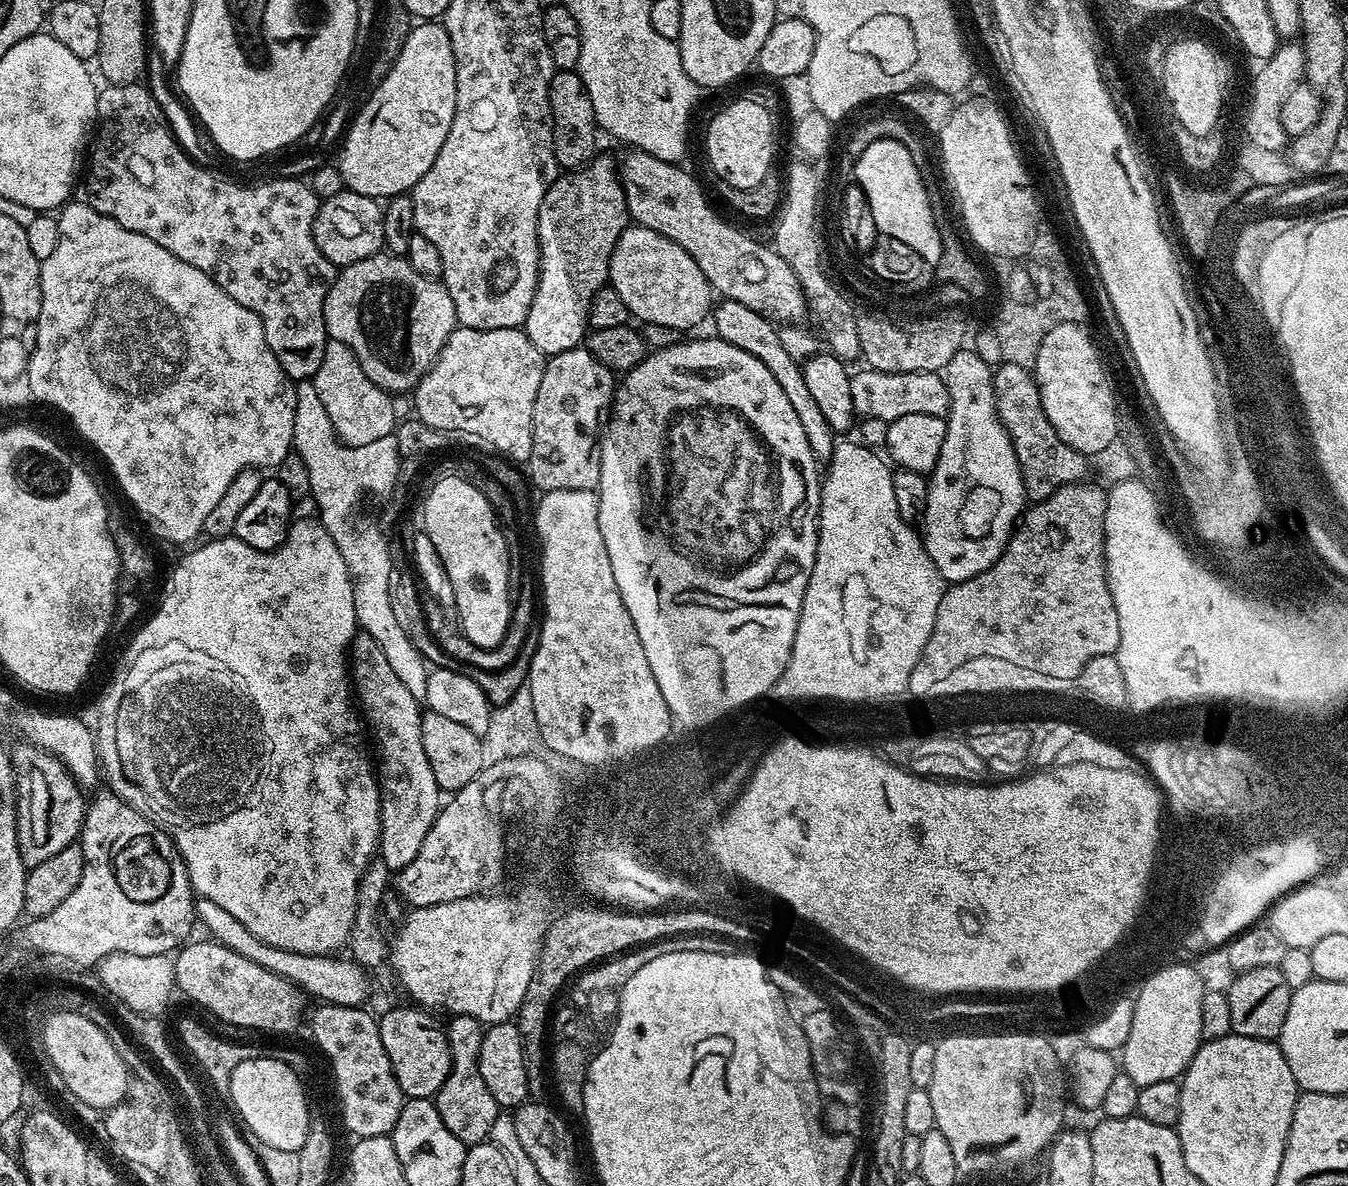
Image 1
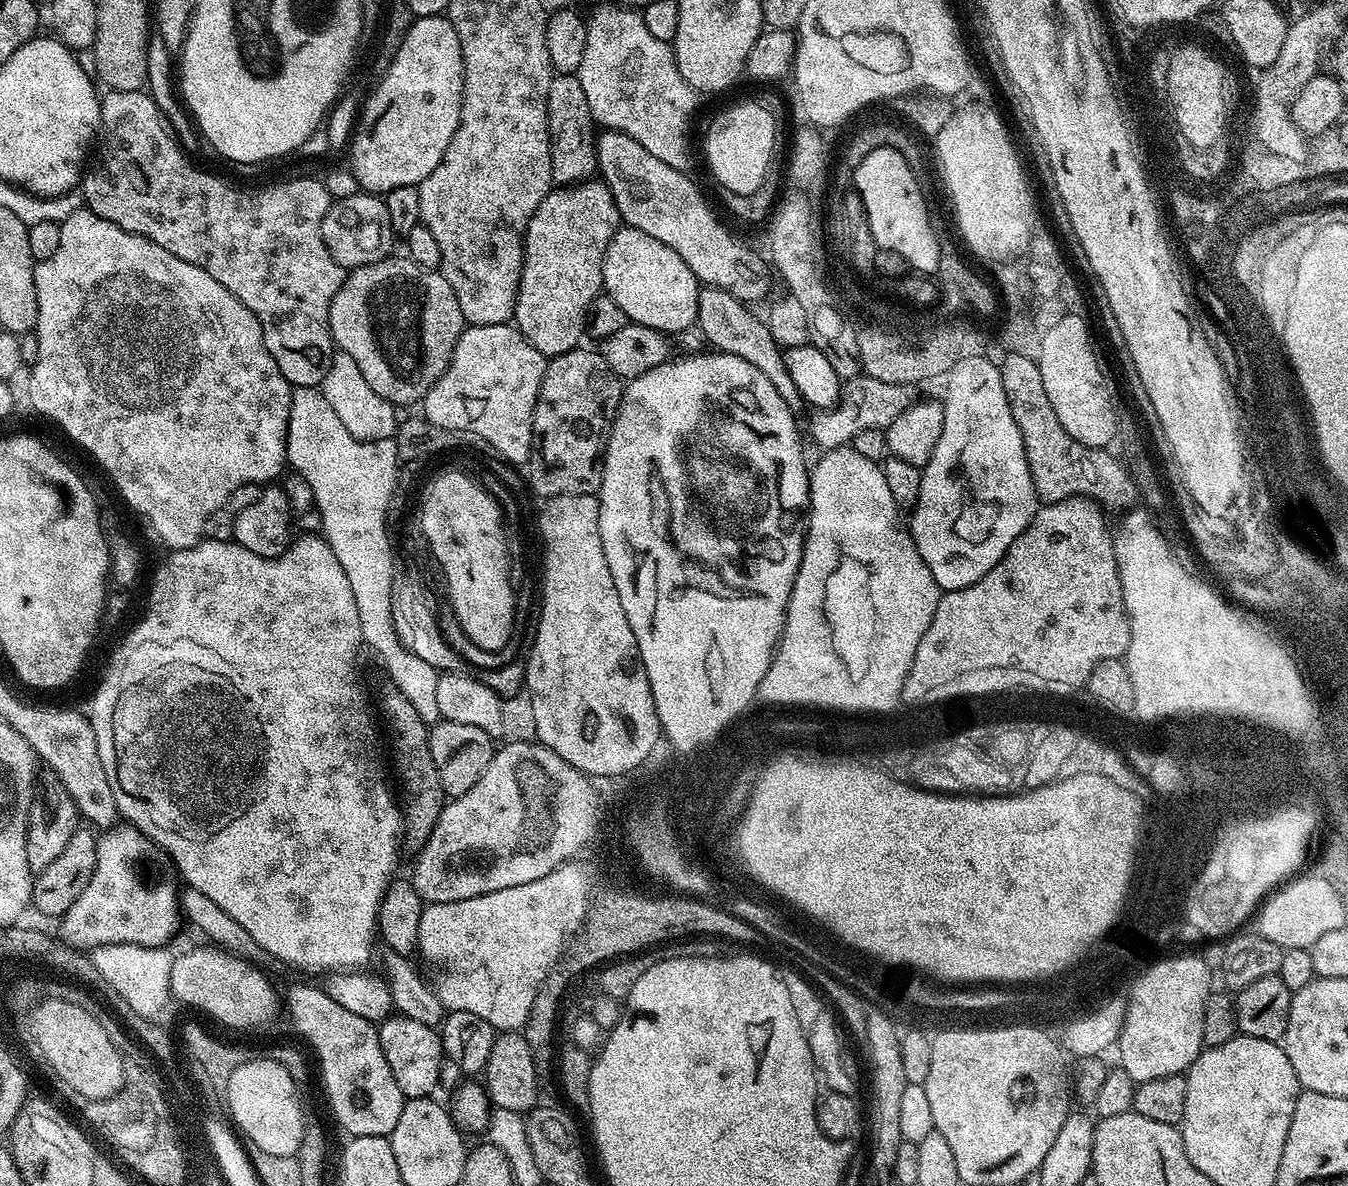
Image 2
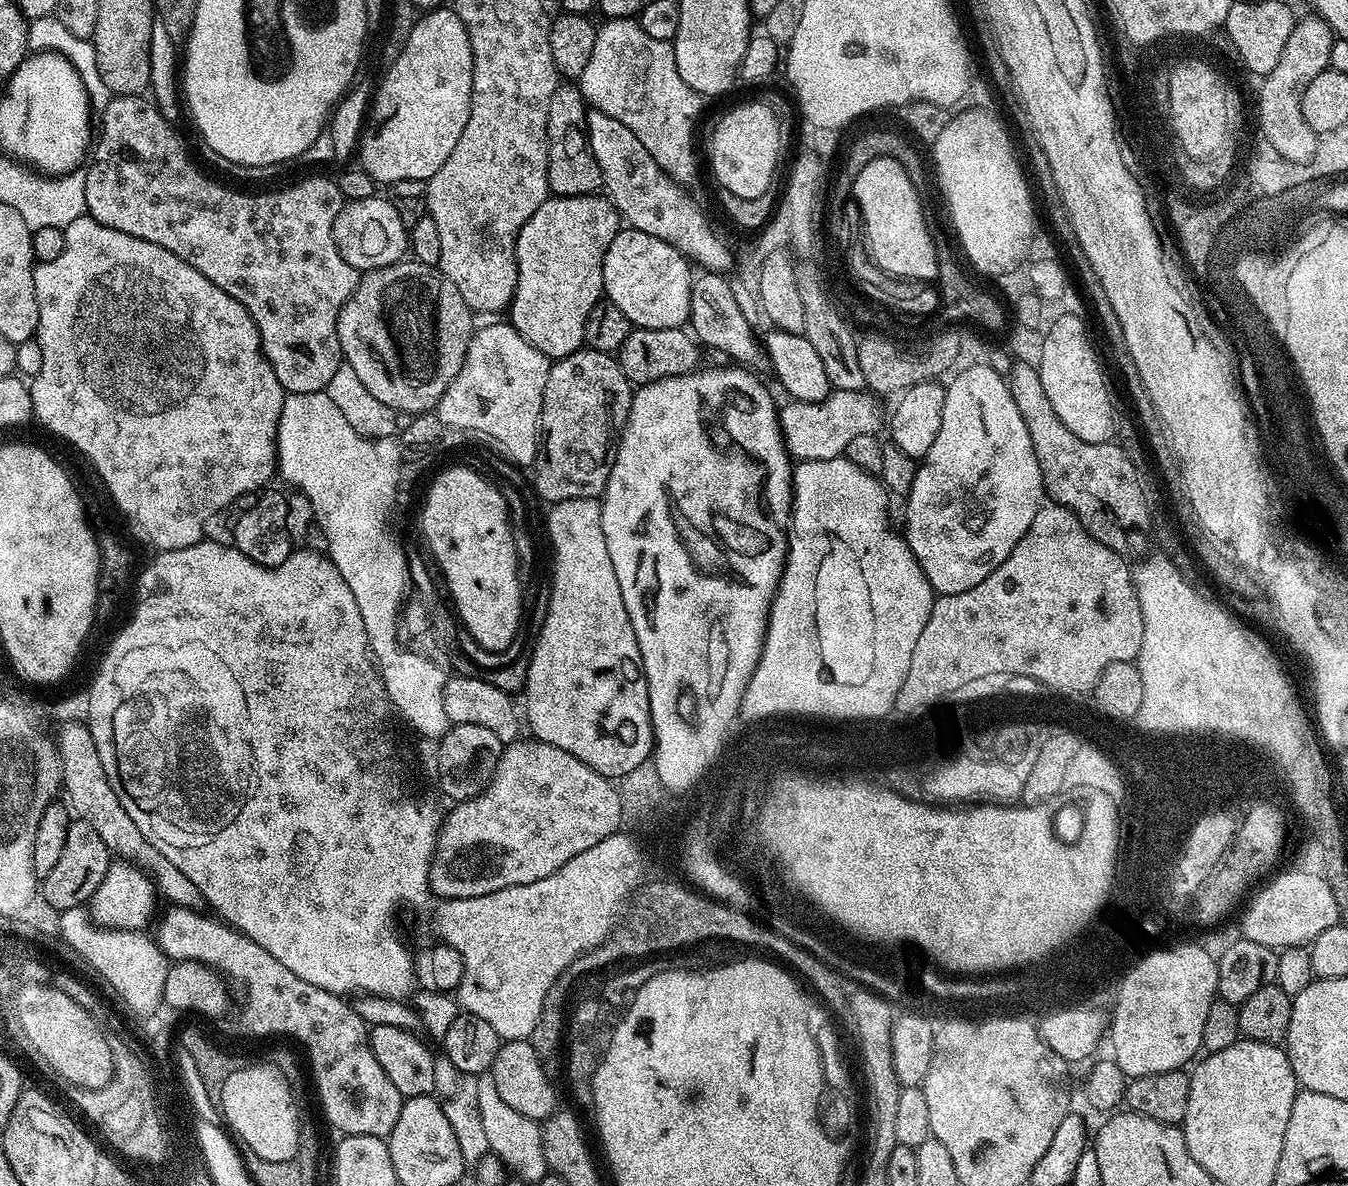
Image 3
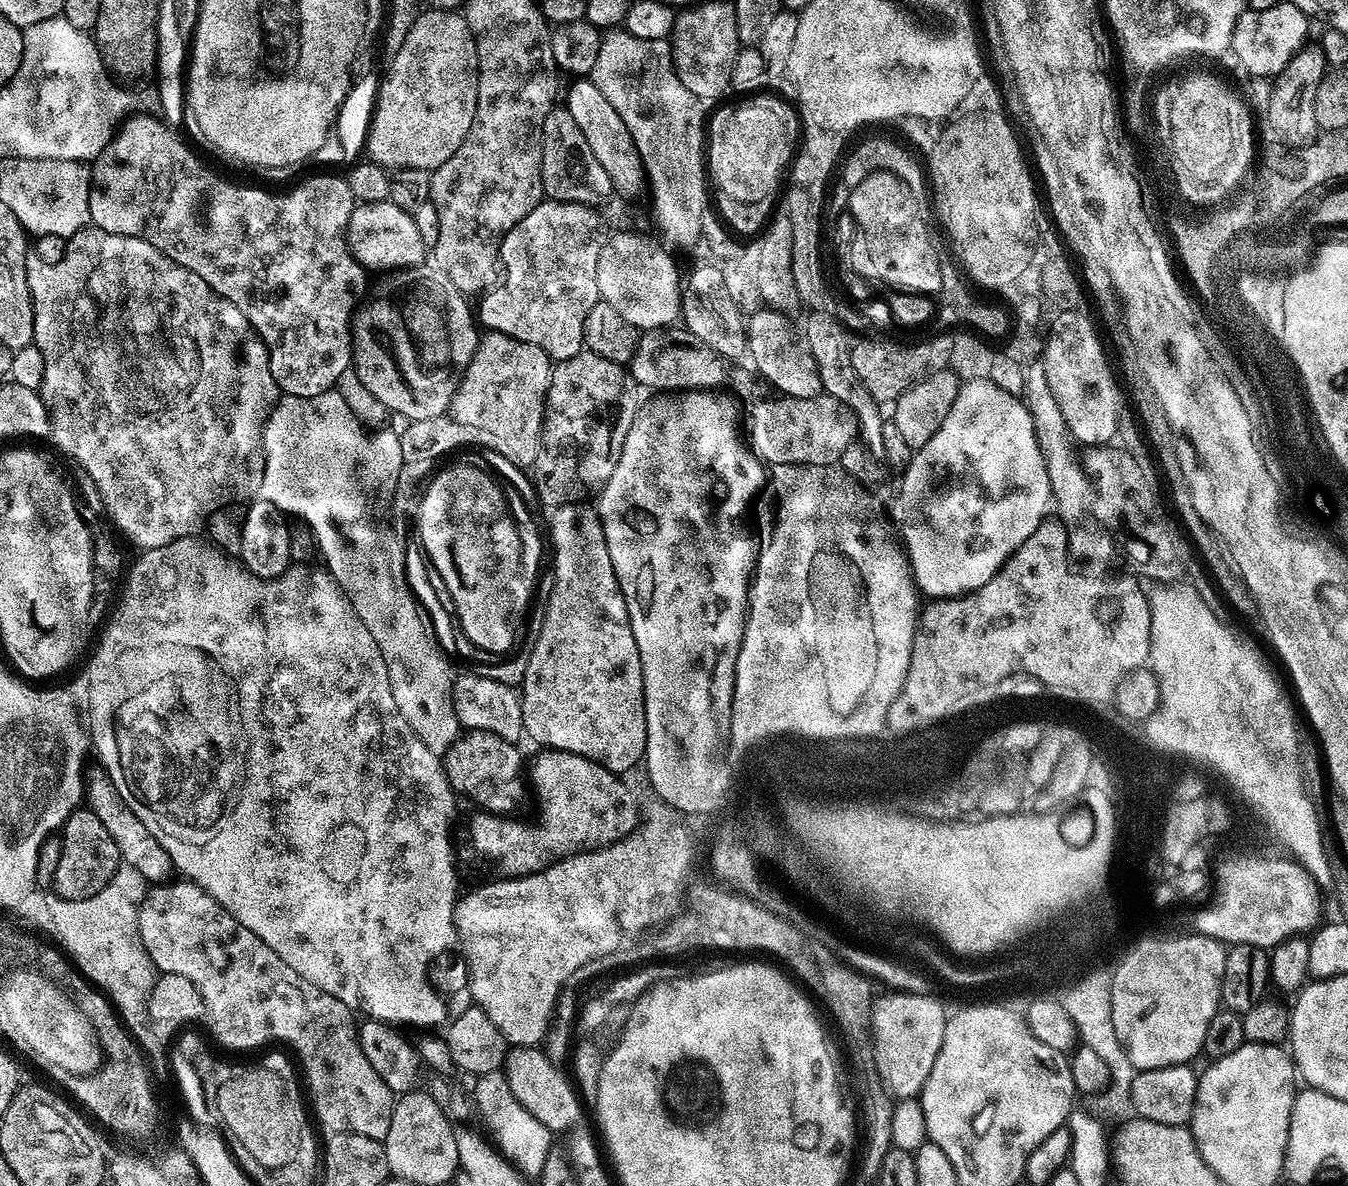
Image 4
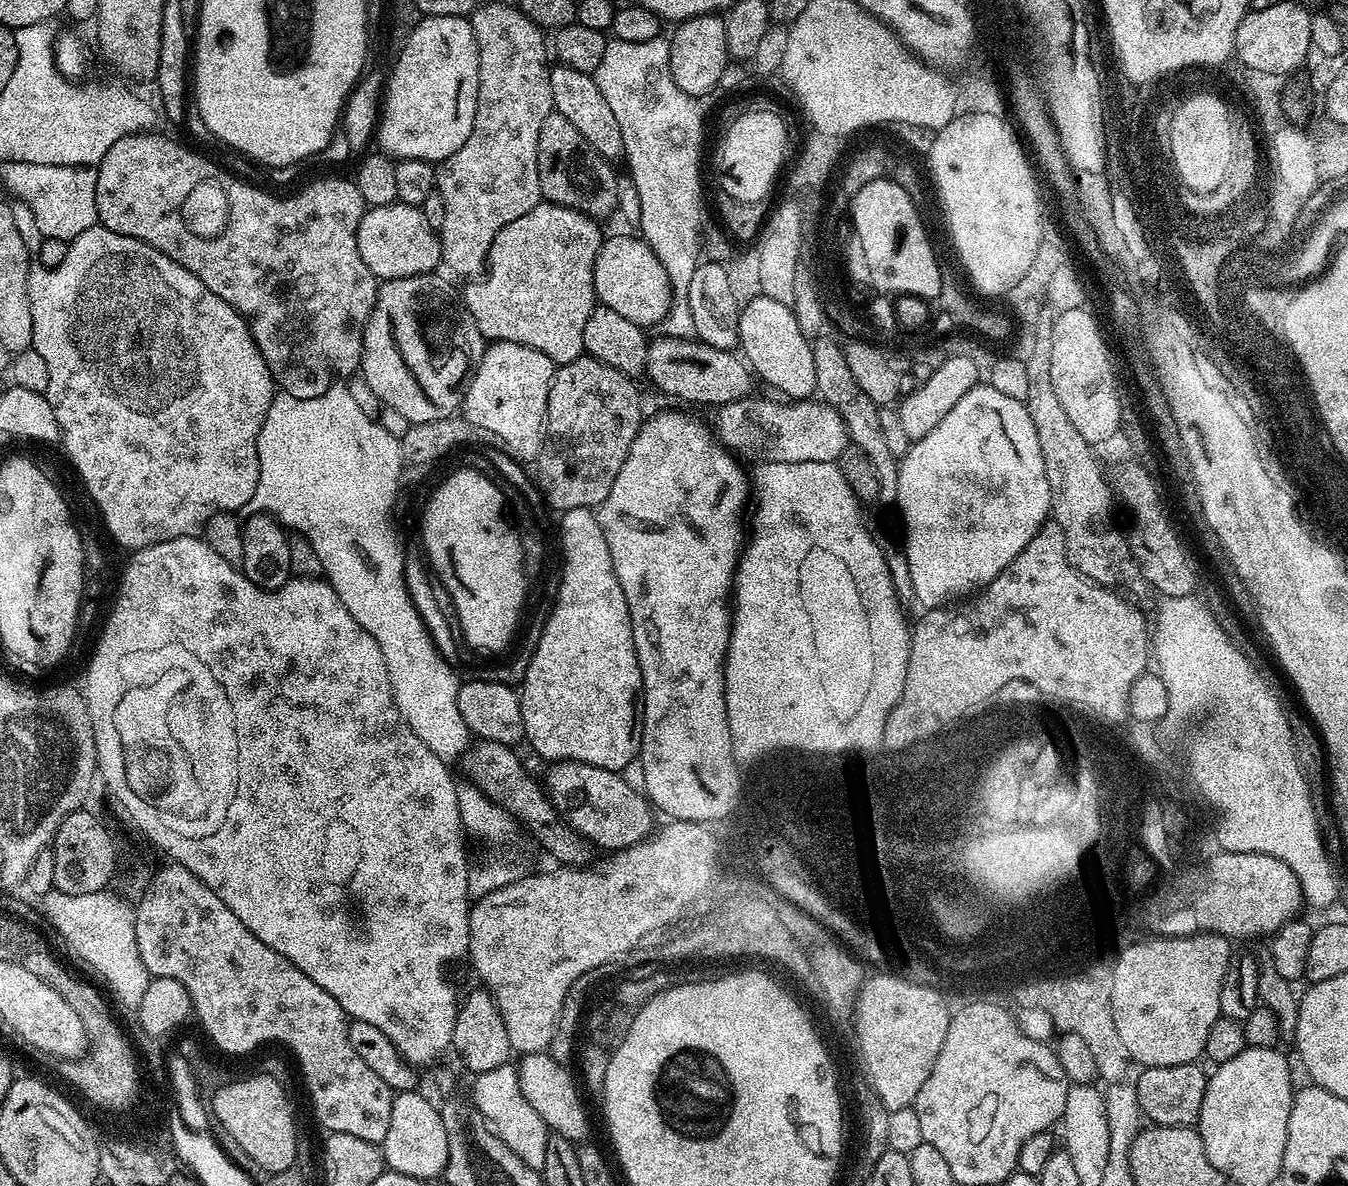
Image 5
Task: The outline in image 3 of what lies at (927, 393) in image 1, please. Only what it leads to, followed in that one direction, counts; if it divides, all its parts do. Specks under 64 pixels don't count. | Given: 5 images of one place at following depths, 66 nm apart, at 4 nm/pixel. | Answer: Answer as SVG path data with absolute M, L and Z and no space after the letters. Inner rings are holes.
M835 389L824 400L793 400L779 409L780 432L789 457L801 460L829 460L845 455L847 447L860 434L879 433L880 404L871 391Z

